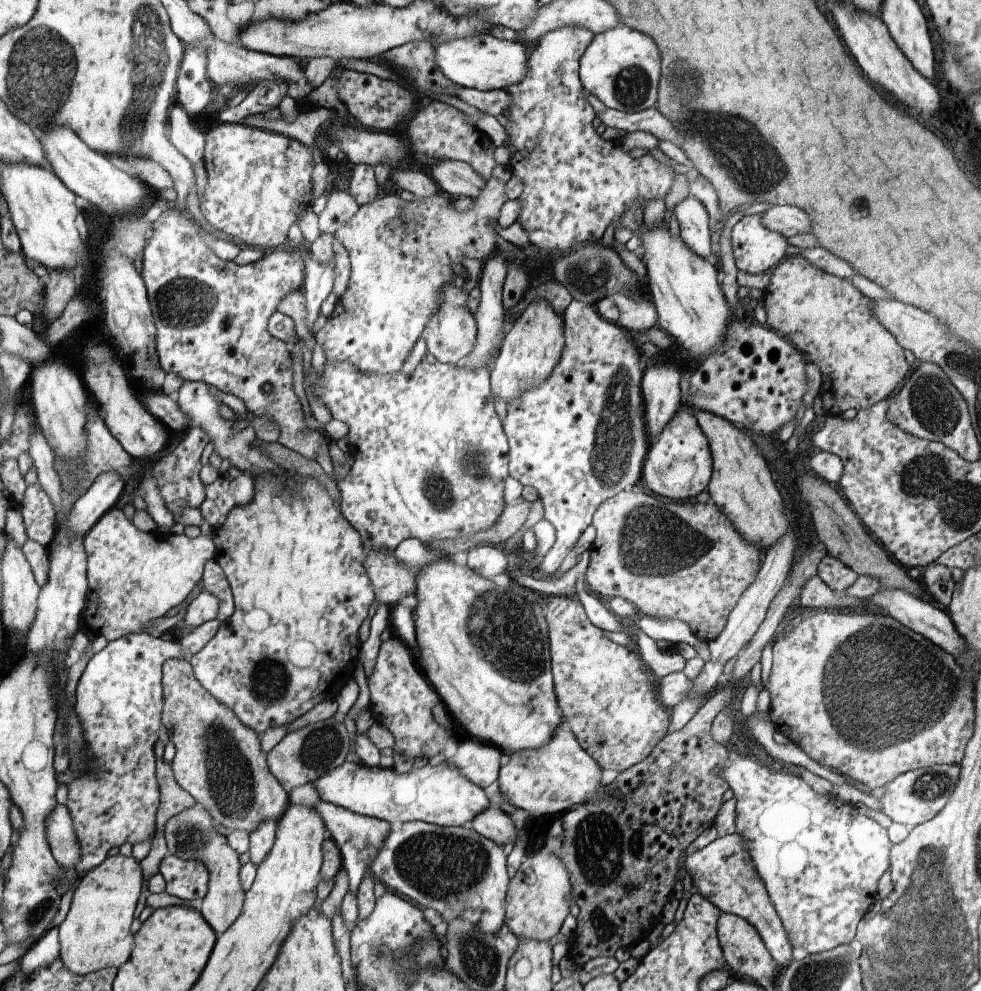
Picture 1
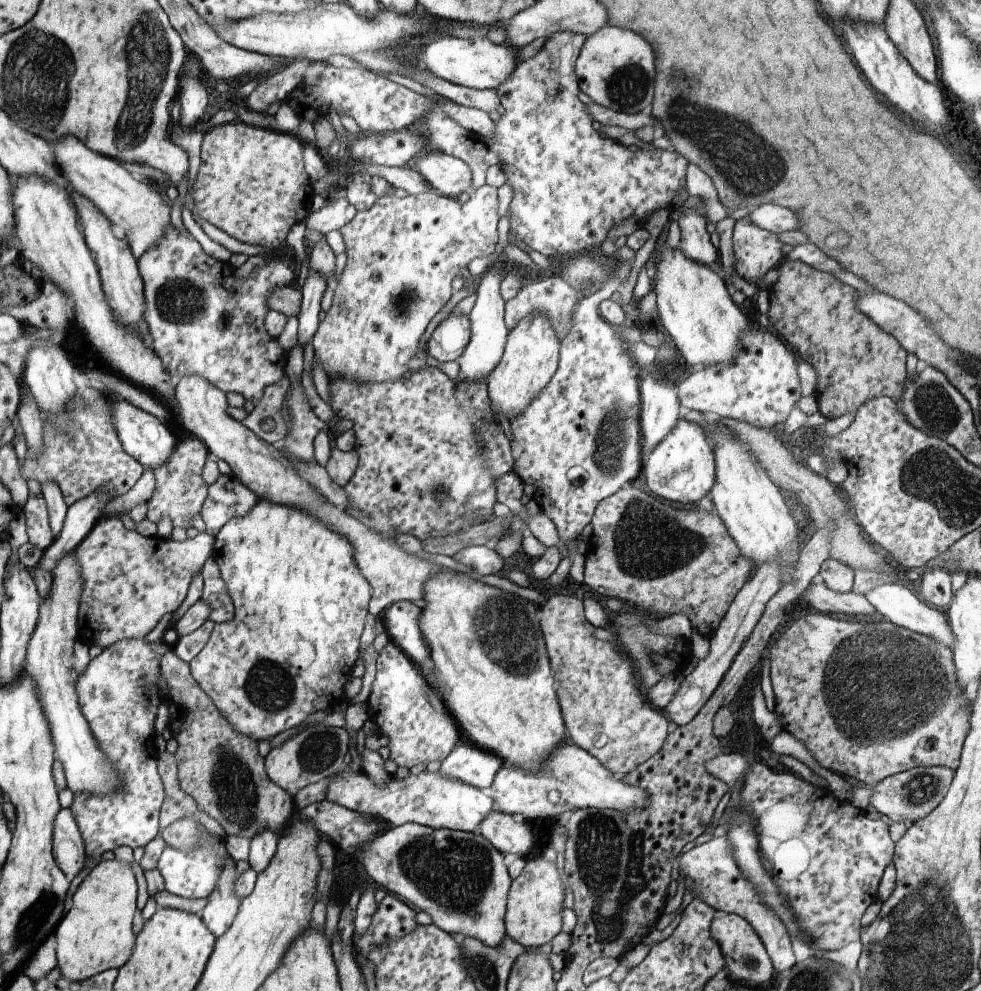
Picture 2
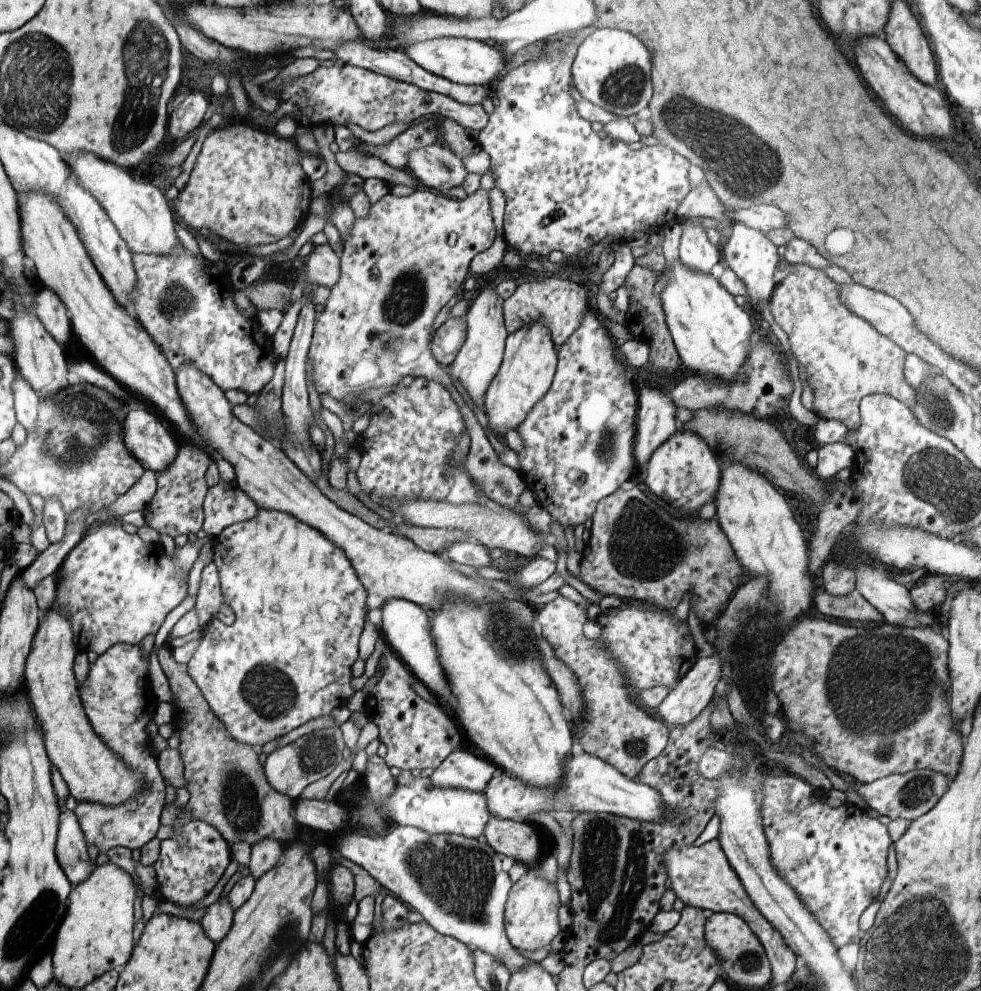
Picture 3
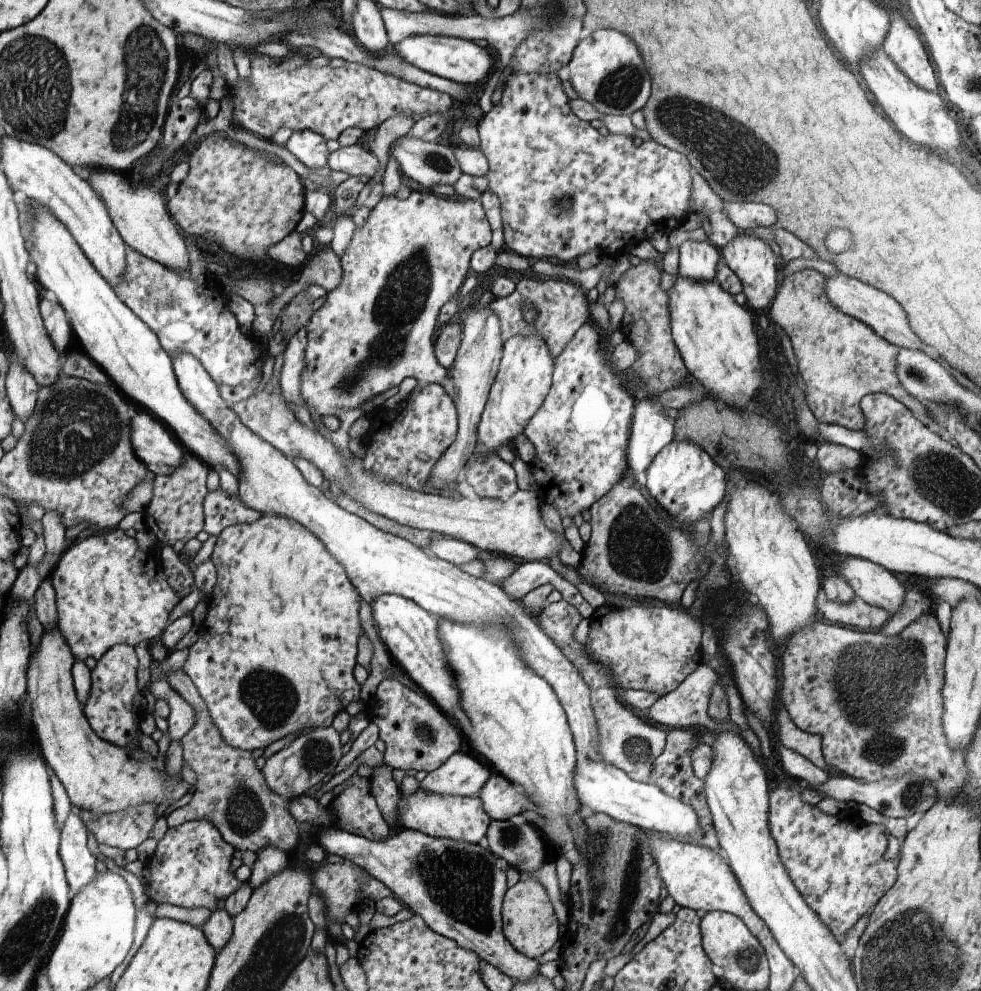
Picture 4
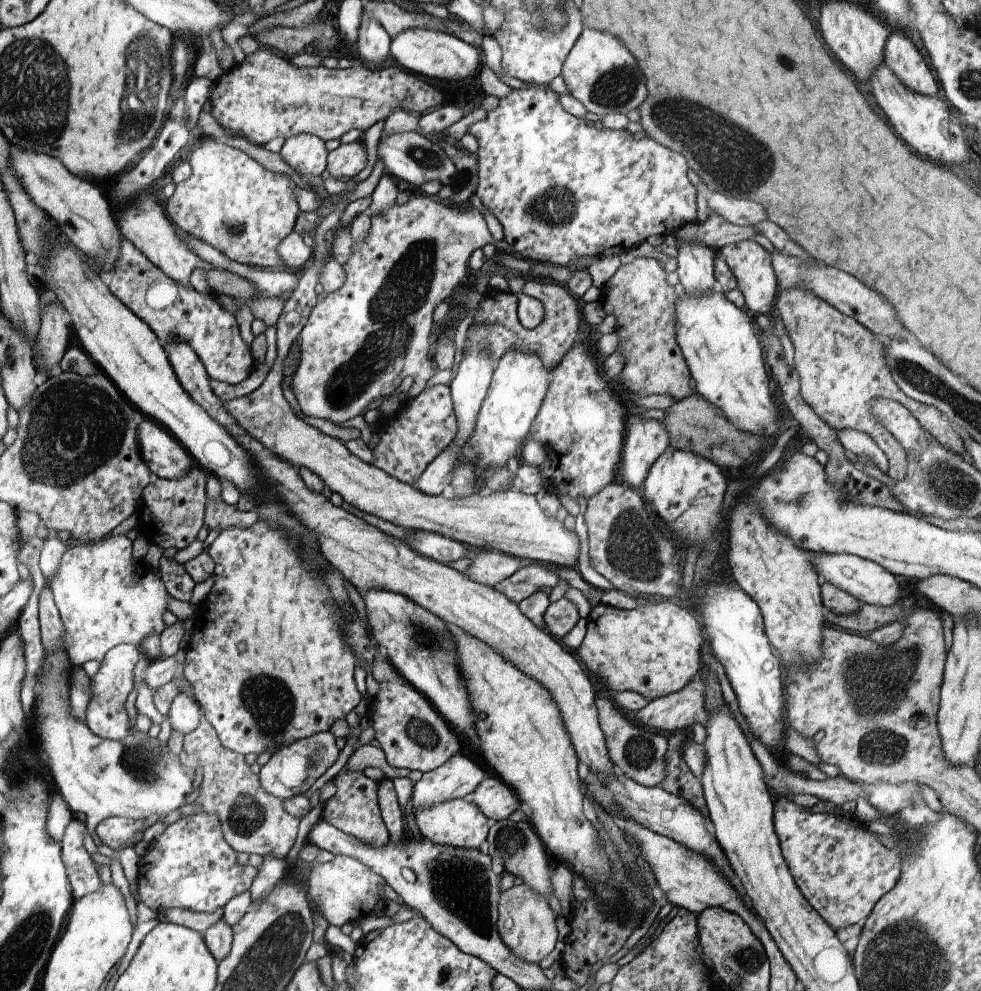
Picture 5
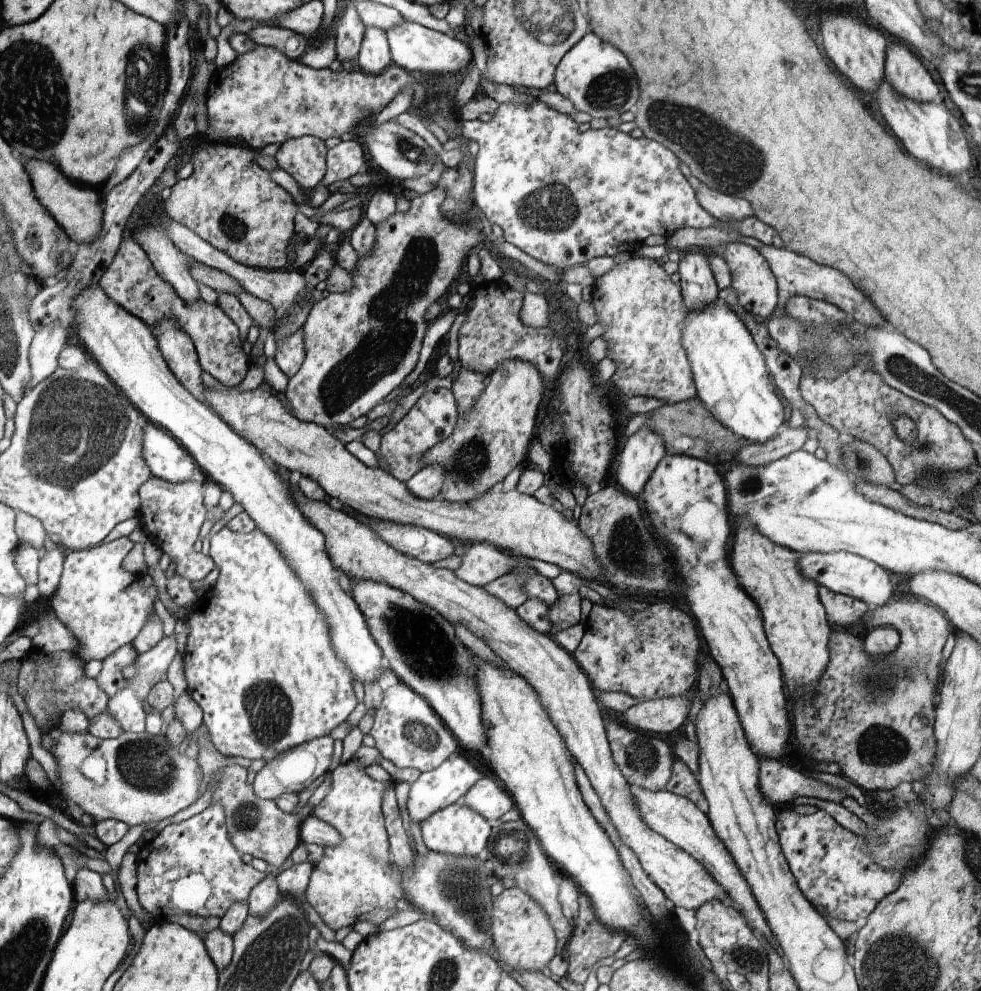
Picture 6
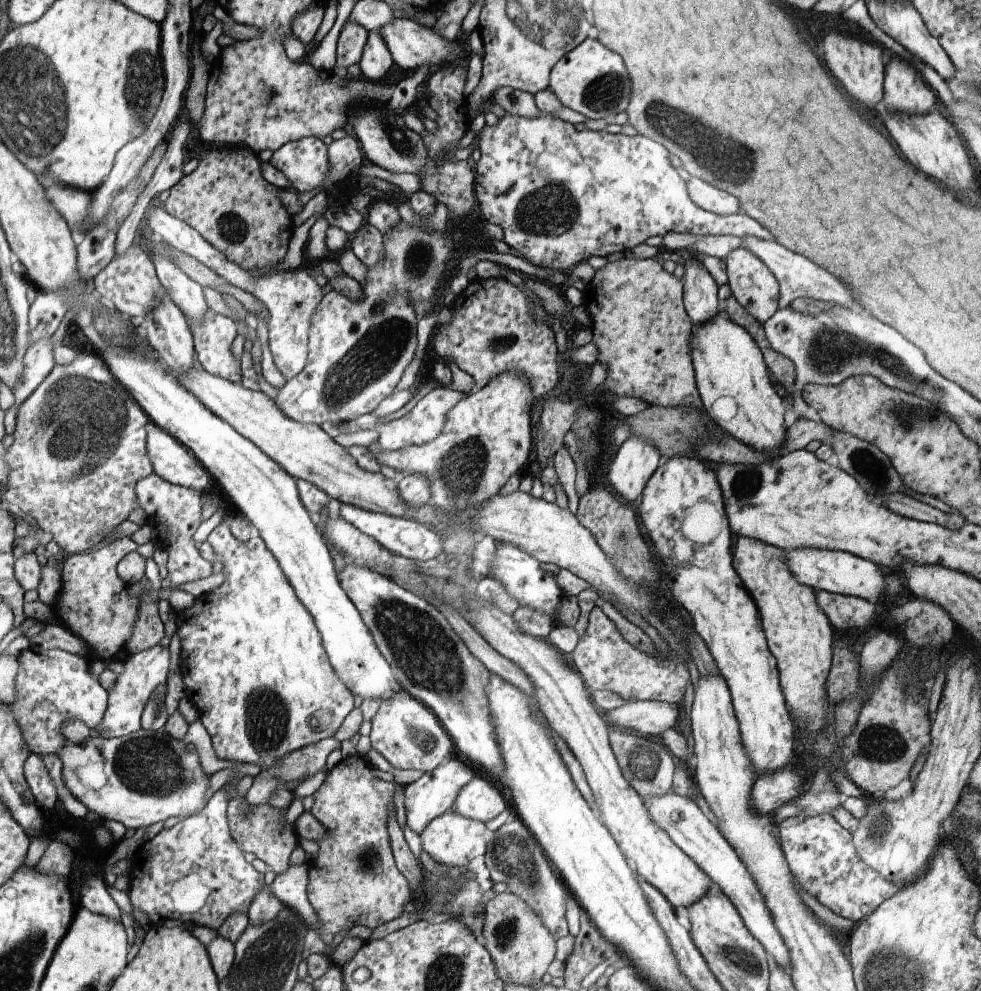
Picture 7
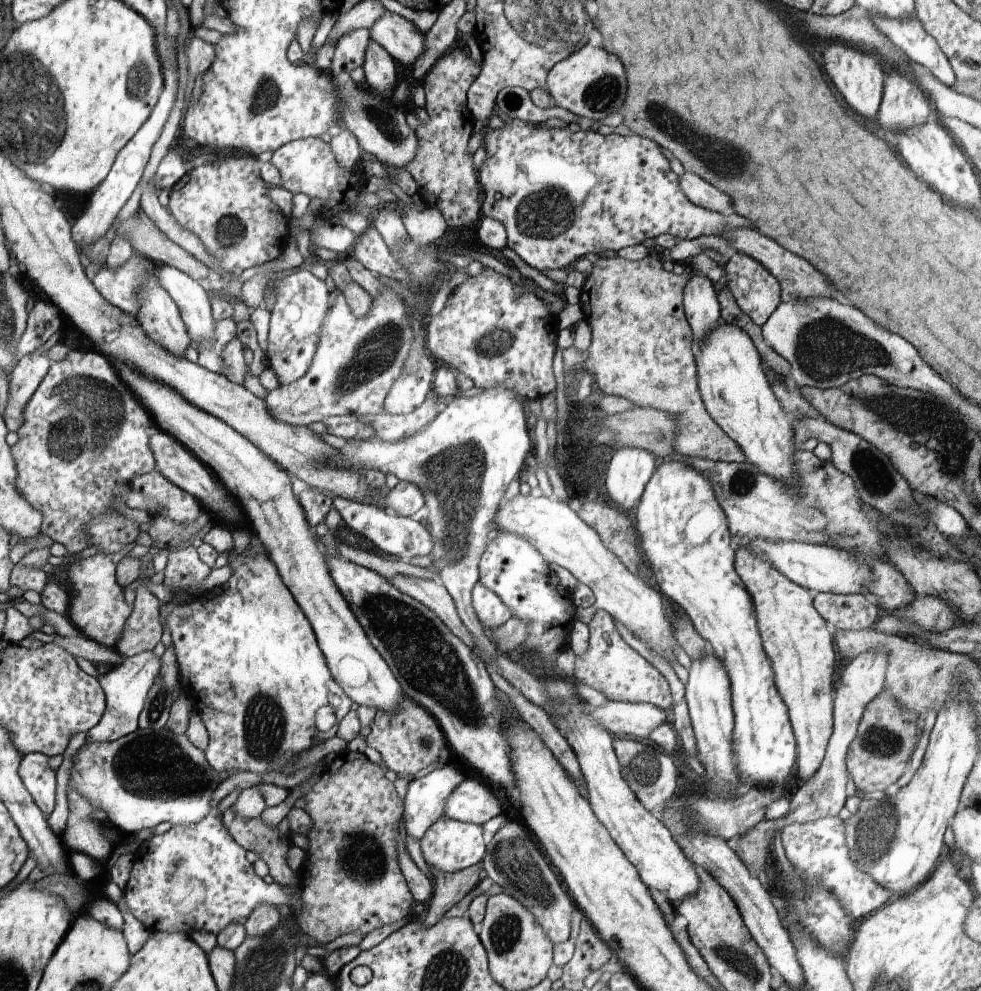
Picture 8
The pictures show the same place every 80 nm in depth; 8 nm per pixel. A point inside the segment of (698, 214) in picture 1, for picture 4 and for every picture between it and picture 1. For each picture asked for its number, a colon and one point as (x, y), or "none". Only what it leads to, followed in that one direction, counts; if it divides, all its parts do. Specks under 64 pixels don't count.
2: (695, 243)
3: (695, 250)
4: (697, 260)

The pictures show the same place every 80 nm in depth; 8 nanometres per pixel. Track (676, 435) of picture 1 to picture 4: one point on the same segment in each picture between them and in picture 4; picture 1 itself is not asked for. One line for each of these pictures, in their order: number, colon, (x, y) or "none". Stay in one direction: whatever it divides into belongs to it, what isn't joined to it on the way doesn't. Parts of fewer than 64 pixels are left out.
2: (681, 468)
3: (684, 471)
4: (686, 480)

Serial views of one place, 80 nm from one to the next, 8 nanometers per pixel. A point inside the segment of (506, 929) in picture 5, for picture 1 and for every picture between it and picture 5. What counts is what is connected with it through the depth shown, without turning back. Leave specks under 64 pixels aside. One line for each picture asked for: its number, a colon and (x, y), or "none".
1: (539, 895)
2: (534, 903)
3: (531, 911)
4: (529, 922)

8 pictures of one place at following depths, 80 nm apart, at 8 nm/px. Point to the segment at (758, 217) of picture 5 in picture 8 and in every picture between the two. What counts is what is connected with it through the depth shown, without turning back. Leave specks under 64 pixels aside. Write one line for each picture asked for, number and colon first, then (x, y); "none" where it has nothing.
6: (729, 209)
7: (715, 200)
8: (699, 192)

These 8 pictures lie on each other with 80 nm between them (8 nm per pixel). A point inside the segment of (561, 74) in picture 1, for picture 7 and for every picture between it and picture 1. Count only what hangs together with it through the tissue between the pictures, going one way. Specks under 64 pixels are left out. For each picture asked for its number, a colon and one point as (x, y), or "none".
2: (571, 186)
3: (566, 188)
4: (564, 189)
5: (561, 189)
6: (563, 196)
7: (560, 195)

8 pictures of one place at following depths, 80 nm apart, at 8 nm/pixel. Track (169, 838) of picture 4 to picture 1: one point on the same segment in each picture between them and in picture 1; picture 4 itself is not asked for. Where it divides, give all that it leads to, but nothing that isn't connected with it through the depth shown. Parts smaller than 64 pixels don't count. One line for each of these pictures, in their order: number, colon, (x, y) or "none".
1: (186, 880)
2: (192, 875)
3: (190, 863)

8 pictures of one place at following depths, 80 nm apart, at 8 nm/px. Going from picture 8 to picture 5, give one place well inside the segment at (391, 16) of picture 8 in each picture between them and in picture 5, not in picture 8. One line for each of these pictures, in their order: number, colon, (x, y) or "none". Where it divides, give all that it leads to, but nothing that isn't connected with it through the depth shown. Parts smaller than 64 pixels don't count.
5: (425, 52)
6: (412, 46)
7: (412, 45)

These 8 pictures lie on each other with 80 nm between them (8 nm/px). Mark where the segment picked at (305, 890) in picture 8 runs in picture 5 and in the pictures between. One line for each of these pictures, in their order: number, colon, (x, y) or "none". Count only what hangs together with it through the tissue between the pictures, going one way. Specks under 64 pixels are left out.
5: (345, 889)
6: (352, 883)
7: (353, 881)

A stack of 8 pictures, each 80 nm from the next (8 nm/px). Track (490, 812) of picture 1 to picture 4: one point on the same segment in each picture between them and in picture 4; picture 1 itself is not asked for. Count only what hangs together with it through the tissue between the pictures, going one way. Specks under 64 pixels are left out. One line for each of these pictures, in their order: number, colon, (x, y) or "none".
2: (501, 829)
3: (507, 837)
4: (520, 845)

